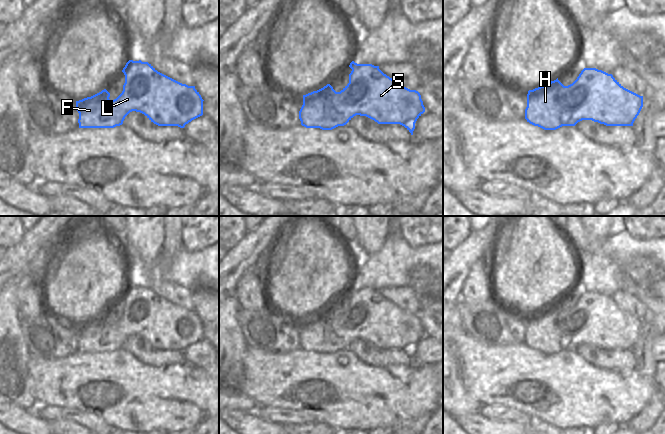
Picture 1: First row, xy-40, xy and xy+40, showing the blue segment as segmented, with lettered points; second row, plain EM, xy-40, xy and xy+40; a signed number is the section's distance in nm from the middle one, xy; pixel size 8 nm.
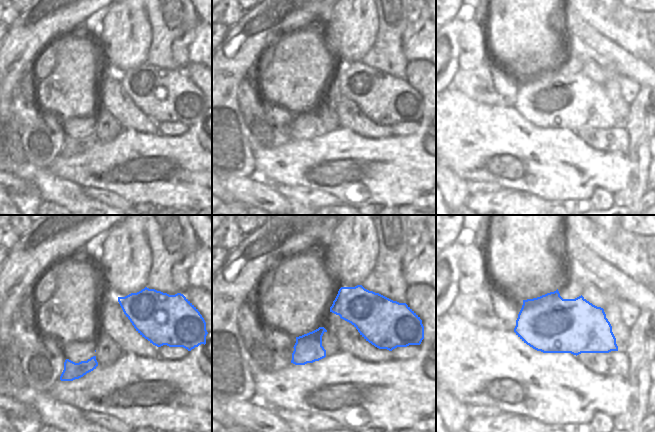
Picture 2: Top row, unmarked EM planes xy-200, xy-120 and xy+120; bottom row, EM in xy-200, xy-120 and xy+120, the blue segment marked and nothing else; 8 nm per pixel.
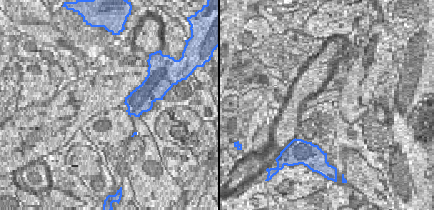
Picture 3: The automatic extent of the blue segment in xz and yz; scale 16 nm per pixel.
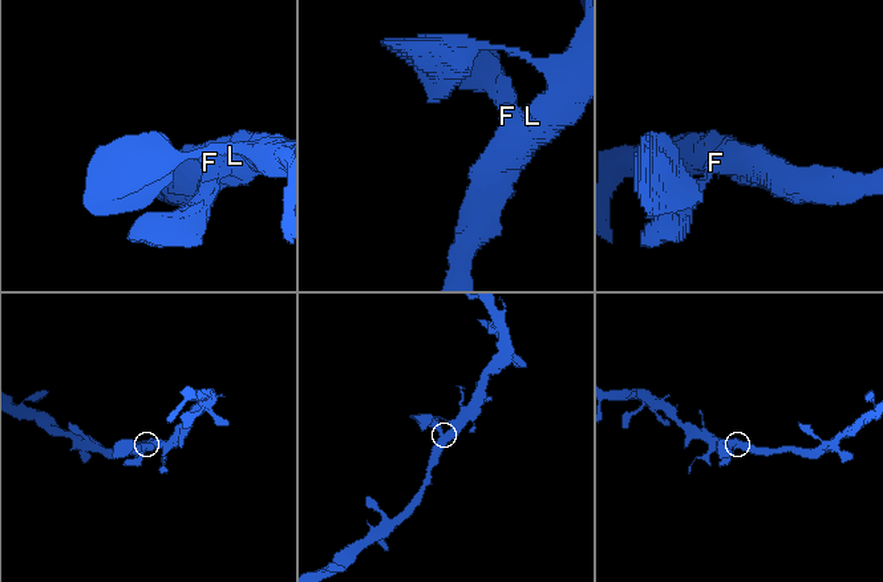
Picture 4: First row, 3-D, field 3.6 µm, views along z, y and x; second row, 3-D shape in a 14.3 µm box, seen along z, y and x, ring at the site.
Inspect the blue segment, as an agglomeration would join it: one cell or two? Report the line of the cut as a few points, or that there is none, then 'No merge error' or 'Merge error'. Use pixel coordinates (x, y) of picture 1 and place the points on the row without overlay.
No split. No merge error.

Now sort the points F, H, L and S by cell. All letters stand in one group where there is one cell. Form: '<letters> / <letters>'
F H L S

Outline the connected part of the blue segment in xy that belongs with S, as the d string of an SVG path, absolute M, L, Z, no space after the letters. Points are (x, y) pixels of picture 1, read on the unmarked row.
M352 285L349 307L336 316L330 308L323 312L303 319L303 329L299 335L301 349L306 352L332 354L346 349L354 340L366 340L378 348L400 348L413 359L417 343L425 336L421 319L410 314L386 298L379 290L357 288Z

